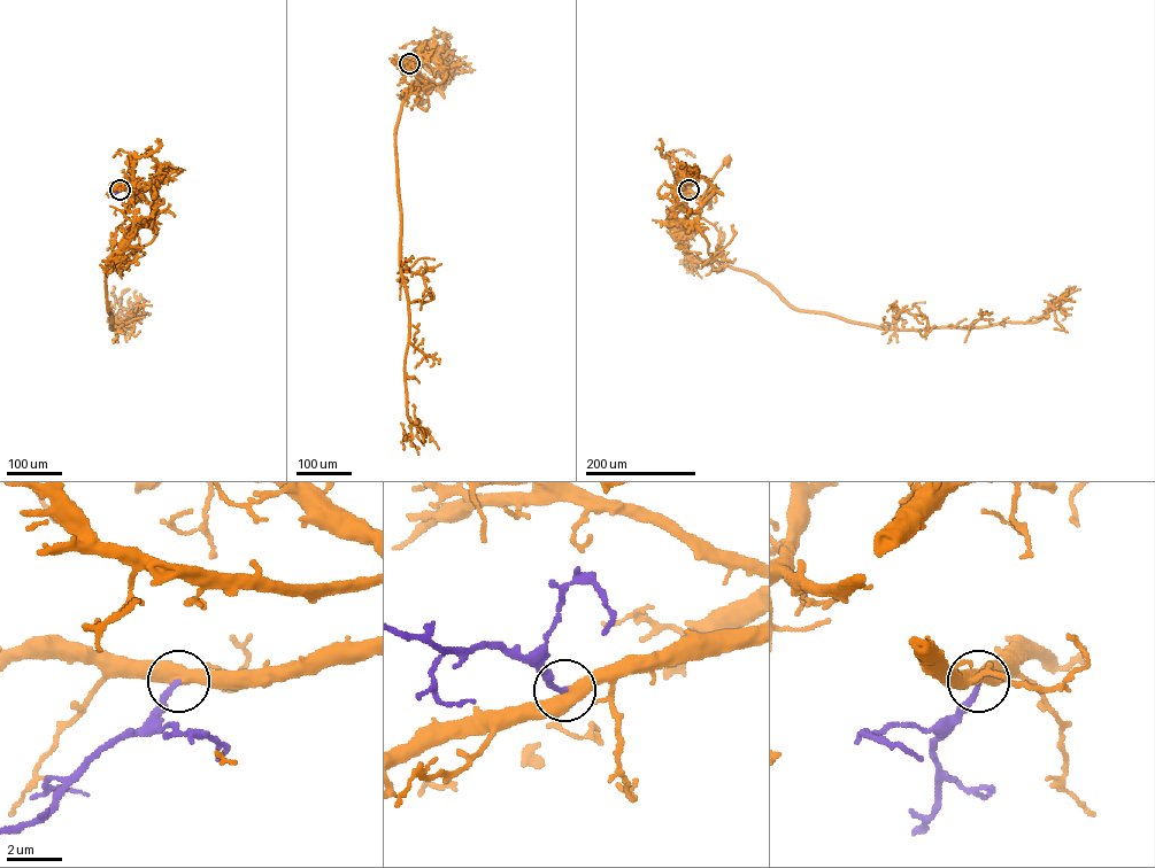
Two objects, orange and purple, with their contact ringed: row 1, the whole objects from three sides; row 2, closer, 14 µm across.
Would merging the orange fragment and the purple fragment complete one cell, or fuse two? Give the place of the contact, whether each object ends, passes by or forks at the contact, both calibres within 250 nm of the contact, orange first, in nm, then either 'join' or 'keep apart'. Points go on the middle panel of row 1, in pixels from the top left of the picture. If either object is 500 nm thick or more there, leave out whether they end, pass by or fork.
at (409, 63); orange passes by; purple ends there; 480 nm thick on the orange side, 220 nm on the other; join

